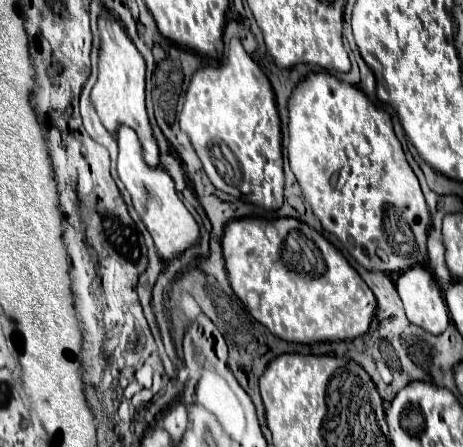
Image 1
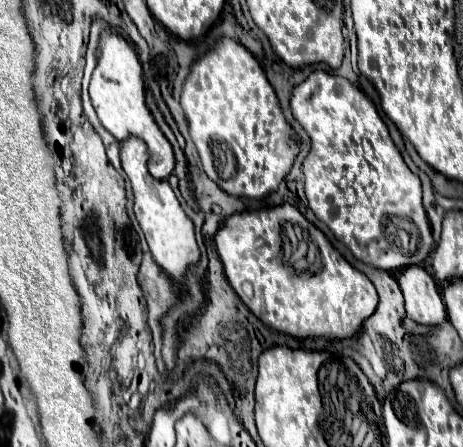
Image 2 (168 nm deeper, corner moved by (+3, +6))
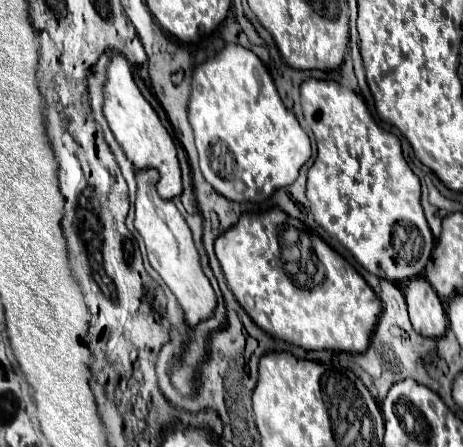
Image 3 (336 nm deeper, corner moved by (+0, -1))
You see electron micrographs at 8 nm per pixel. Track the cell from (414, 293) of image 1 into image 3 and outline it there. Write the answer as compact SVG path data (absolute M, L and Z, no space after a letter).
M415 277L409 281L405 289L405 301L409 305L409 317L413 329L423 337L439 339L445 333L447 317L439 297L433 287L423 277Z

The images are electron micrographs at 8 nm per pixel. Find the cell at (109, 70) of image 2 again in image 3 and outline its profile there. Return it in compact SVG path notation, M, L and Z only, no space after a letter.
M113 55L111 65L107 69L103 113L109 121L109 127L115 135L115 139L121 143L121 147L123 147L127 159L131 159L133 167L159 171L159 175L161 175L159 183L157 183L159 197L163 197L167 201L179 197L183 187L181 187L181 171L179 171L175 143L173 143L171 135L167 133L167 129L163 127L163 123L159 121L153 107L149 105L149 101L141 95L135 79L133 79L131 67L129 67L127 59L123 59L123 55Z

